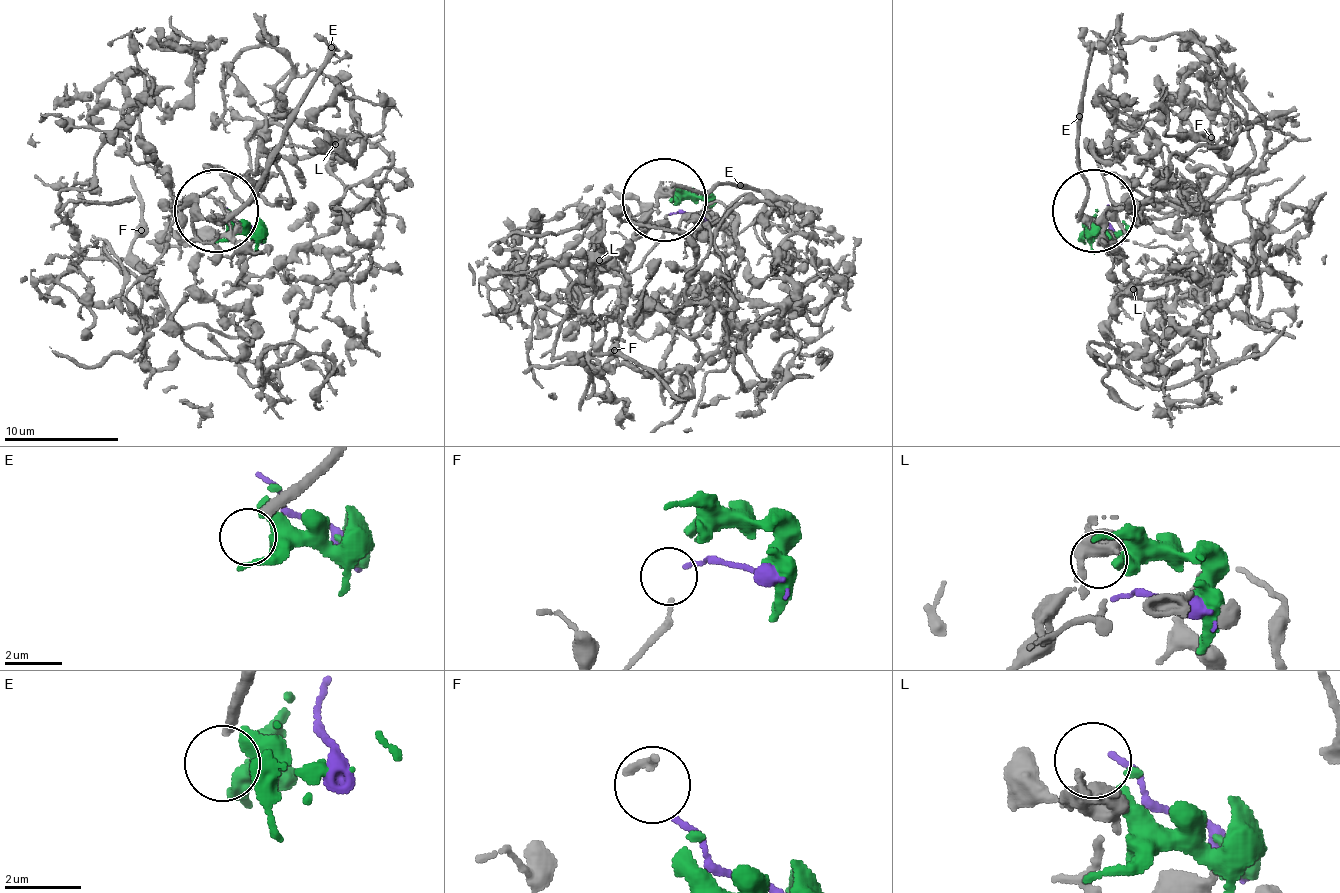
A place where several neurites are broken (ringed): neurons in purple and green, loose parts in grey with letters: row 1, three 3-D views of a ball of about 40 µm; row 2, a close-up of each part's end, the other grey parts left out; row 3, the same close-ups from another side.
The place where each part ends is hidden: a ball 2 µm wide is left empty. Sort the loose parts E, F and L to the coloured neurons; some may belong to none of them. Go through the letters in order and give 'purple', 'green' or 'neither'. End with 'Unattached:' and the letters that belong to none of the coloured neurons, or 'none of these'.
E: neither
F: purple
L: green
Unattached: E

